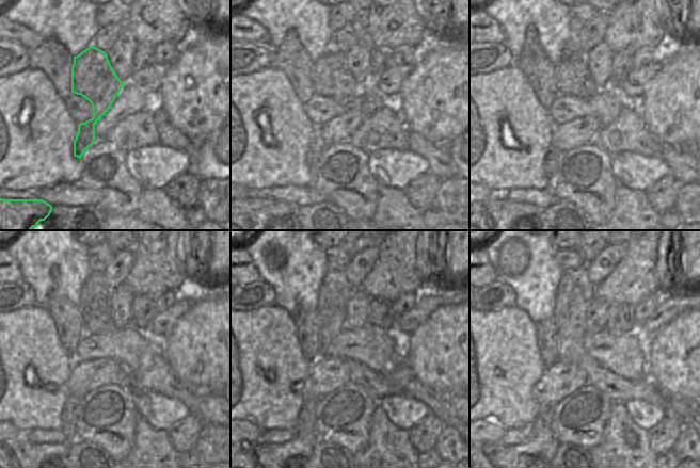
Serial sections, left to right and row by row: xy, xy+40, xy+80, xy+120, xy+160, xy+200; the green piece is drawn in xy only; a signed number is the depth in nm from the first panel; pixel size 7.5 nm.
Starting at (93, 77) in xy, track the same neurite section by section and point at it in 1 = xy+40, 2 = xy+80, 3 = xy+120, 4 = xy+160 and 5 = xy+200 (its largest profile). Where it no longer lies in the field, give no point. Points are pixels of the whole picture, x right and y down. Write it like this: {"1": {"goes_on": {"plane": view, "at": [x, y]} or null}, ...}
{"1": {"goes_on": {"plane": "xy+40", "at": [331, 76]}}, "2": {"goes_on": {"plane": "xy+80", "at": [573, 77]}}, "3": {"goes_on": {"plane": "xy+120", "at": [20, 447]}}, "4": {"goes_on": {"plane": "xy+160", "at": [300, 447]}}, "5": {"goes_on": {"plane": "xy+200", "at": [541, 446]}}}

